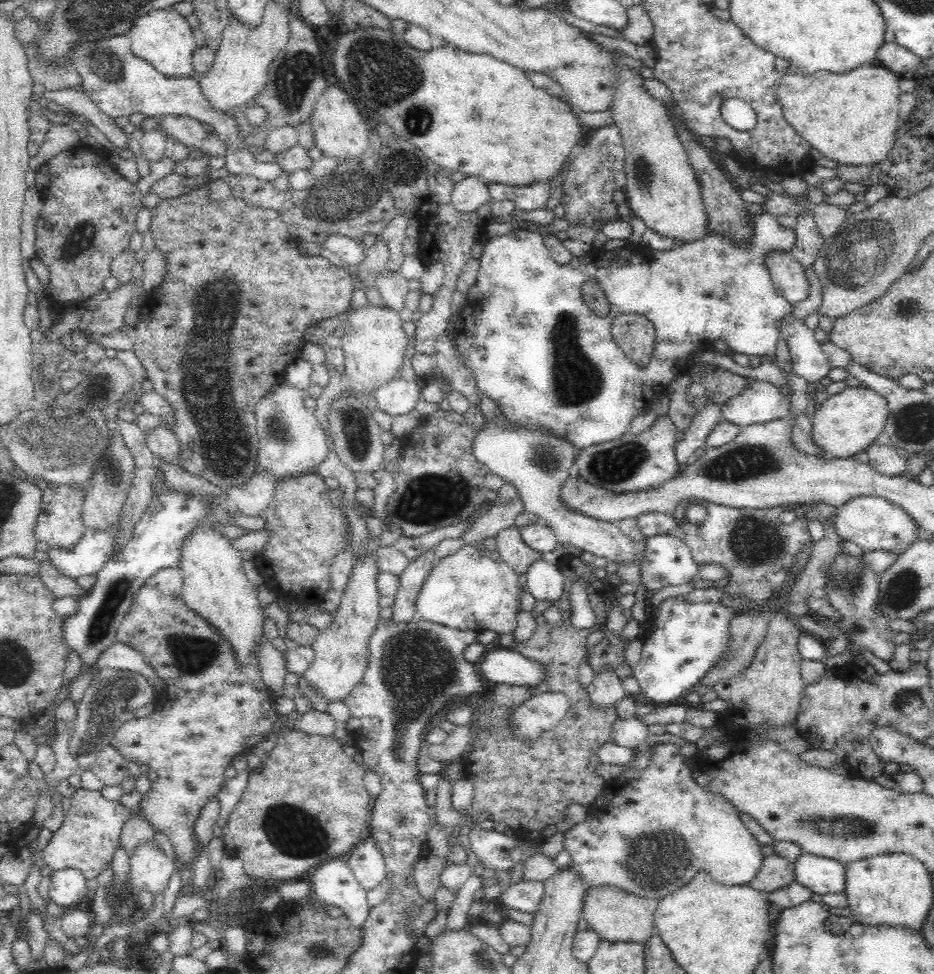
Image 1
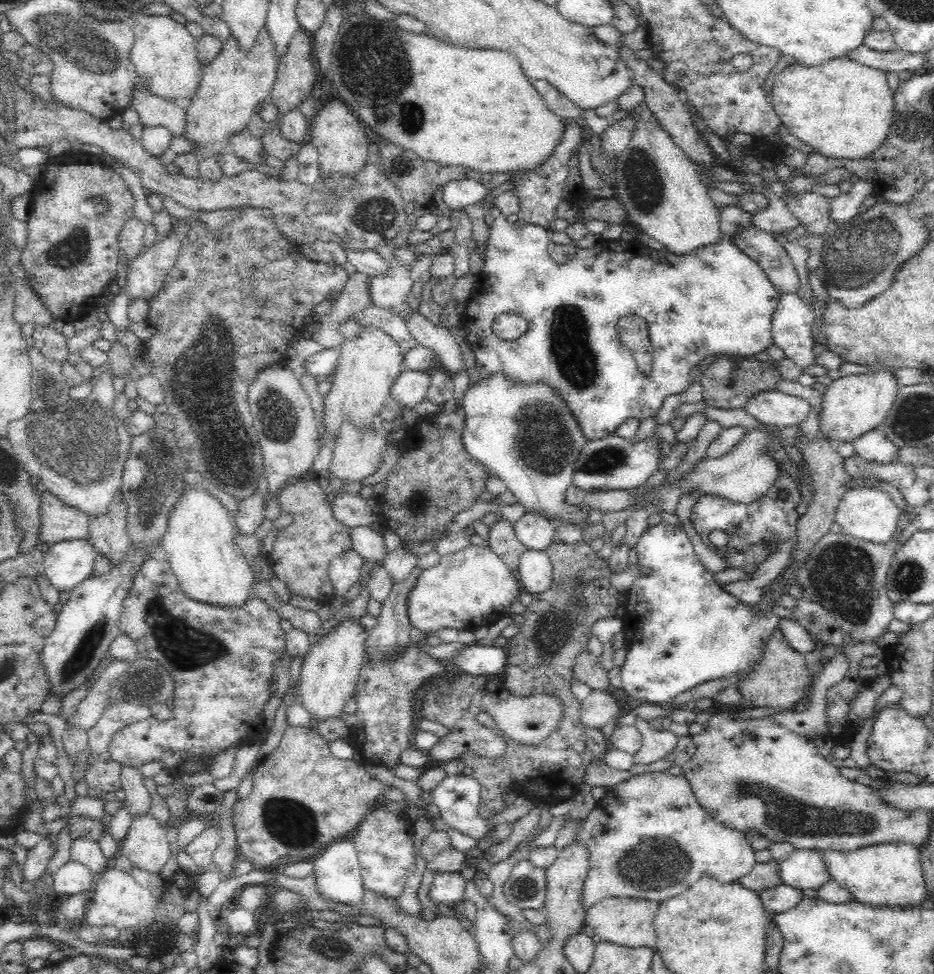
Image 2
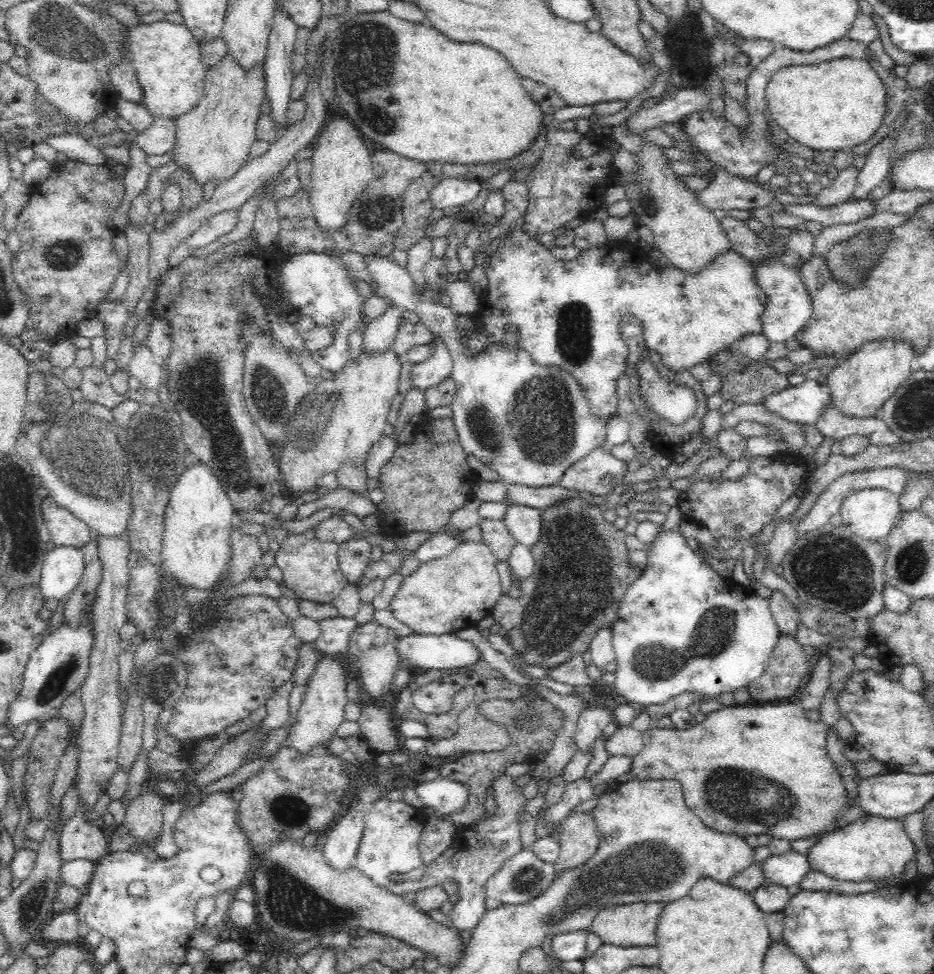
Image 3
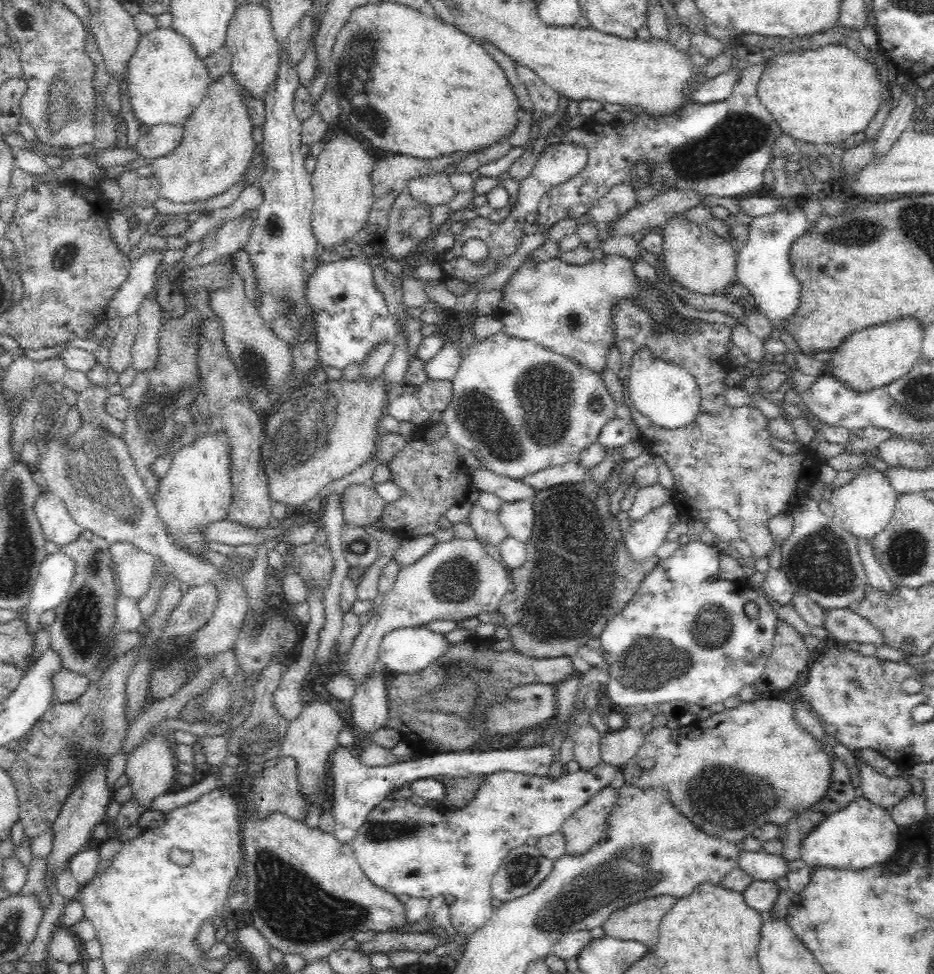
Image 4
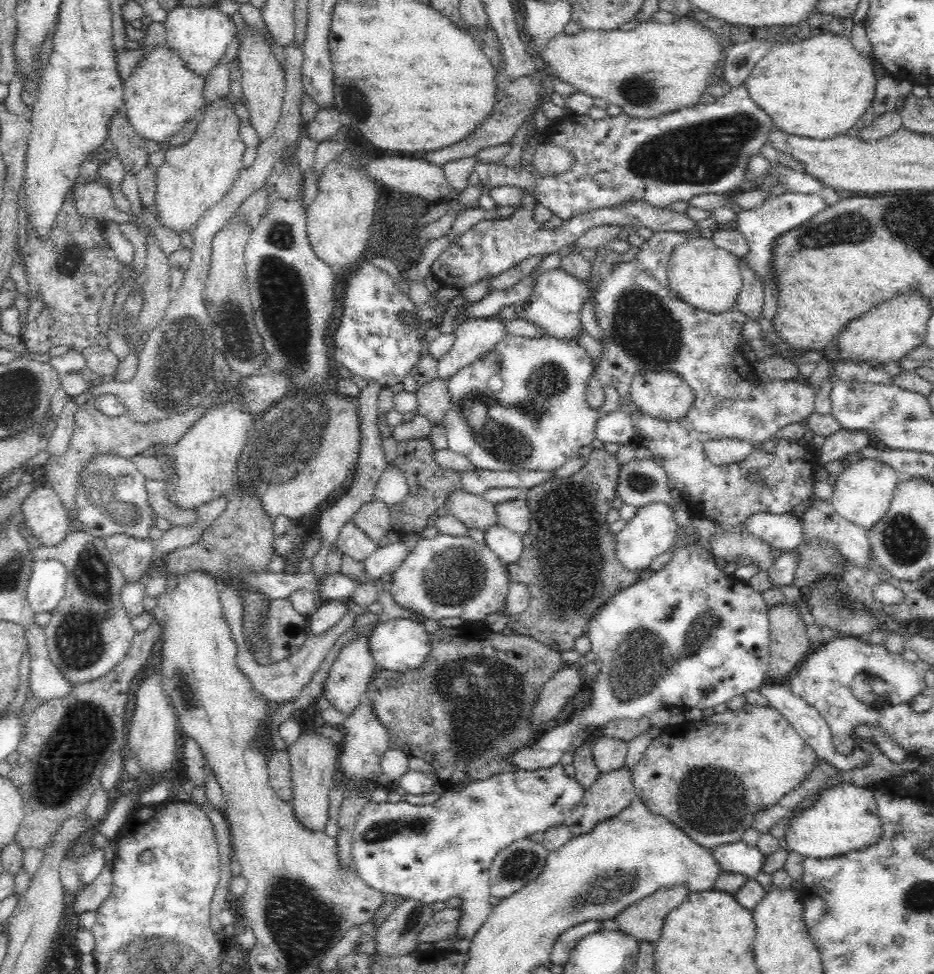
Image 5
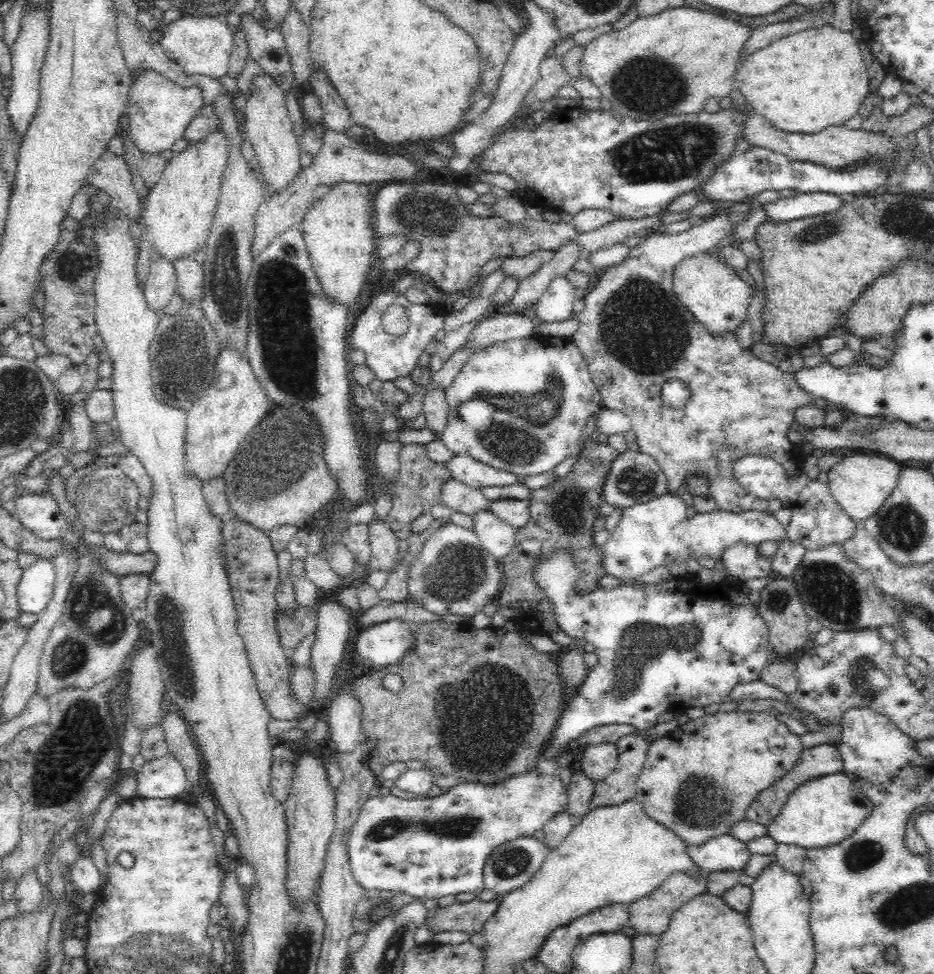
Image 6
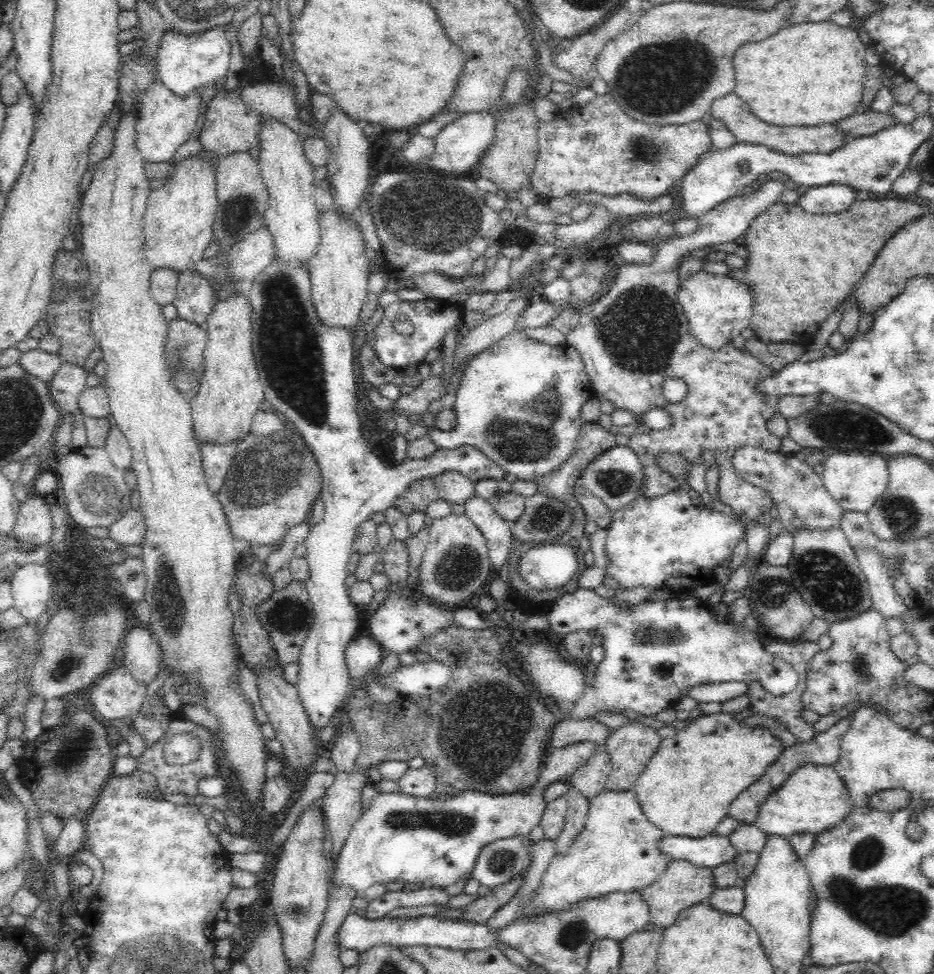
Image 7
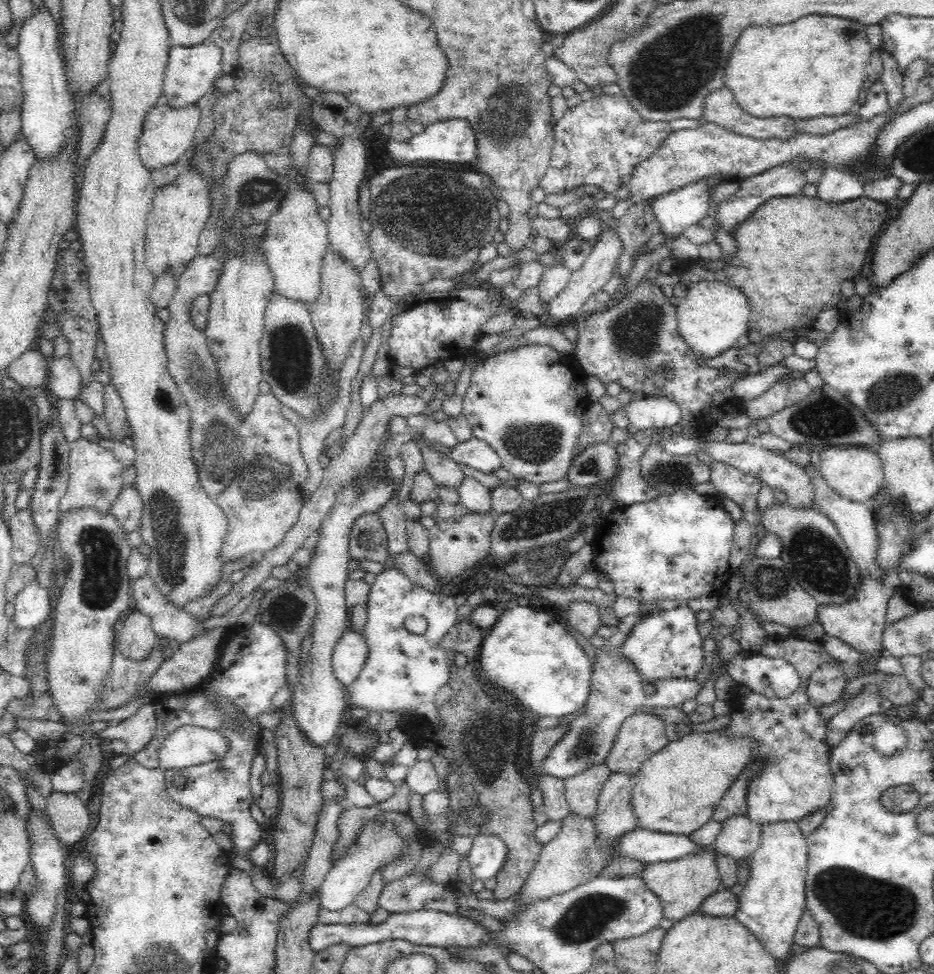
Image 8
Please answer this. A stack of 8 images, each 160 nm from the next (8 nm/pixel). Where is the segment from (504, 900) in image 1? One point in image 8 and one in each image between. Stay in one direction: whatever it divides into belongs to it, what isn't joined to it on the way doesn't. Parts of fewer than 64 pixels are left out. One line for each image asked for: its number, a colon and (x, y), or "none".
2: (526, 887)
3: (521, 878)
4: (524, 867)
5: (519, 863)
6: (511, 865)
7: (496, 862)
8: (487, 853)

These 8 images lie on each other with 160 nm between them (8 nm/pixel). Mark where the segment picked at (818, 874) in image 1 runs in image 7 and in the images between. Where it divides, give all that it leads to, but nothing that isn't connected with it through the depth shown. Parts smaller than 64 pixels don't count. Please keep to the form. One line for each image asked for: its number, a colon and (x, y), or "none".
2: (804, 868)
3: (787, 869)
4: (760, 865)
5: (739, 857)
6: (724, 852)
7: (710, 850)

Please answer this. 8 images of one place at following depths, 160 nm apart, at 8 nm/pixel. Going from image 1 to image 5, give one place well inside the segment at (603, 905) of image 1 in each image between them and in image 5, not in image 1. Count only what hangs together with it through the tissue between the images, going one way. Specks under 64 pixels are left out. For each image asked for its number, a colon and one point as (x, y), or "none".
2: (629, 922)
3: (627, 925)
4: (639, 921)
5: (643, 920)

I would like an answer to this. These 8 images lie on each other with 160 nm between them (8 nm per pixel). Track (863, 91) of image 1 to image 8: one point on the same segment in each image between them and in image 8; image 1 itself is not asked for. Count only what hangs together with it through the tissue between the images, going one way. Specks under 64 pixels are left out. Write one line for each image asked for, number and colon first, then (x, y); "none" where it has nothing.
2: (842, 109)
3: (835, 104)
4: (821, 95)
5: (819, 87)
6: (809, 80)
7: (807, 74)
8: (816, 66)

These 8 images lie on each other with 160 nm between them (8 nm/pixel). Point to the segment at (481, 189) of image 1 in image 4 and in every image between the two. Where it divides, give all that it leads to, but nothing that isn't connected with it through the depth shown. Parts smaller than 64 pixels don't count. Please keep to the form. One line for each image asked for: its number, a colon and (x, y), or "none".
2: (457, 194)
3: (449, 192)
4: (433, 189)

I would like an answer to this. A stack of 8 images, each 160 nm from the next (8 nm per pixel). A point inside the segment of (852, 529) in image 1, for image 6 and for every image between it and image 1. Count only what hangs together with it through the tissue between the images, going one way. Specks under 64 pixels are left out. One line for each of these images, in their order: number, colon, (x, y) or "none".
2: (867, 513)
3: (869, 513)
4: (864, 505)
5: (862, 493)
6: (860, 484)

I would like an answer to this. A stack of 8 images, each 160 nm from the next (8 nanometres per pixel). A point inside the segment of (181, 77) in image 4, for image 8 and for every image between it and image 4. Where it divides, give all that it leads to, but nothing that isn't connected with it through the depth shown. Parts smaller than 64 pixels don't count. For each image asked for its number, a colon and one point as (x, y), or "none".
5: (161, 95)
6: (159, 110)
7: (164, 122)
8: (168, 132)

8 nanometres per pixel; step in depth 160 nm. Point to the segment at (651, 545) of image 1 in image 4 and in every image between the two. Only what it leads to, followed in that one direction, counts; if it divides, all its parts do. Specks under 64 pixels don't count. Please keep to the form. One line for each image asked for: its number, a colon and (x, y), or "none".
2: (681, 628)
3: (681, 627)
4: (683, 635)

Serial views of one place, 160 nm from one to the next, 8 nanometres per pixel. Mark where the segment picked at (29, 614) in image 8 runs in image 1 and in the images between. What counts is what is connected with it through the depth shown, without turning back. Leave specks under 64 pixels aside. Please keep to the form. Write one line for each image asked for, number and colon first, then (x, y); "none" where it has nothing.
1: (87, 557)
2: (67, 563)
3: (63, 566)
4: (56, 573)
5: (46, 586)
6: (33, 592)
7: (32, 588)

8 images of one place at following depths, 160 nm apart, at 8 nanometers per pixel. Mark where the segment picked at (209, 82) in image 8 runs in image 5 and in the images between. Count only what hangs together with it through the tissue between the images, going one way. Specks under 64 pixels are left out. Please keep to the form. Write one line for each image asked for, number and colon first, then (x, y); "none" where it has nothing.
5: (200, 36)
6: (202, 45)
7: (185, 63)

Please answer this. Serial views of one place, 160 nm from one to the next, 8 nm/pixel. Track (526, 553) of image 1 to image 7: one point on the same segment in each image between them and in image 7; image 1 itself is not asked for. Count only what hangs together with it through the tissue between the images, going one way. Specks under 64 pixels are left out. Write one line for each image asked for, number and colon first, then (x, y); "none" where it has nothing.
2: (501, 539)
3: (494, 533)
4: (487, 526)
5: (472, 510)
6: (461, 498)
7: (452, 486)

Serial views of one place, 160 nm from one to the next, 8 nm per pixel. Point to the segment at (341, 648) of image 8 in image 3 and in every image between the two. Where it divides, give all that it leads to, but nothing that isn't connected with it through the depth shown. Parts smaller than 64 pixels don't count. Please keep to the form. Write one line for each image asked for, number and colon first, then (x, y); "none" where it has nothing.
3: (446, 651)
4: (403, 651)
5: (400, 644)
6: (384, 643)
7: (362, 654)

